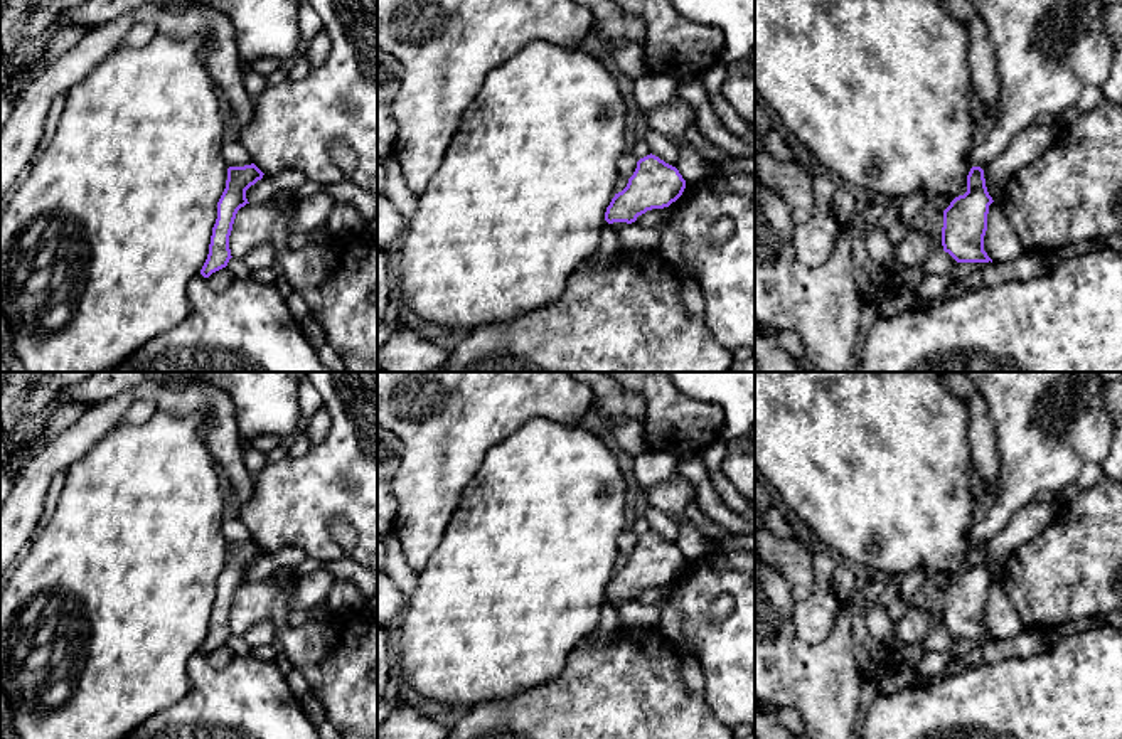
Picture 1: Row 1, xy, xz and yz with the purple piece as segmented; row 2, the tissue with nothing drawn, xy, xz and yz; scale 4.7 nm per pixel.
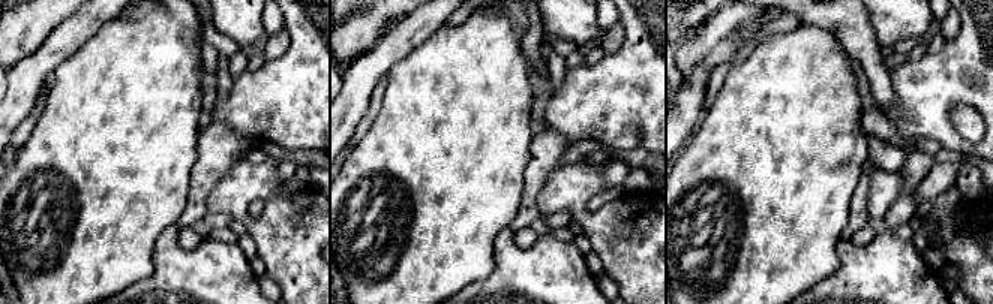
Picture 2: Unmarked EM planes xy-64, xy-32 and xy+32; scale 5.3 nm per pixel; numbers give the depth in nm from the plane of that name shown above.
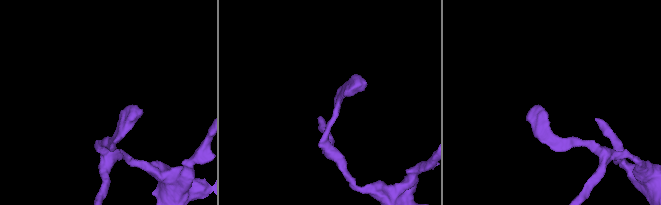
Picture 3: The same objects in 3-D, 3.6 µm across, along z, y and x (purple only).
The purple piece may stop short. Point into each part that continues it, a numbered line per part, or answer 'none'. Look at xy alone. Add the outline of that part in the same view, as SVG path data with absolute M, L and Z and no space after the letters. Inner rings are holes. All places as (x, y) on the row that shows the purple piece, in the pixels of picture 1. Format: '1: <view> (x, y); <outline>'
none

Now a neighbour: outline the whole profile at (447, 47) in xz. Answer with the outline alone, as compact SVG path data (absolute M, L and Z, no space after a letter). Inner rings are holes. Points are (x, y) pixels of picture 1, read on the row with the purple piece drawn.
M377 0L377 47L404 67L393 99L398 133L393 157L401 165L408 187L423 194L440 167L460 120L475 101L487 74L534 40L559 47L578 47L593 29L593 13L574 0Z

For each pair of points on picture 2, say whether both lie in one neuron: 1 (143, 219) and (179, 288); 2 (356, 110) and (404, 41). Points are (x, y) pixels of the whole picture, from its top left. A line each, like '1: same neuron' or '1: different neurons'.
1: different neurons
2: same neuron

